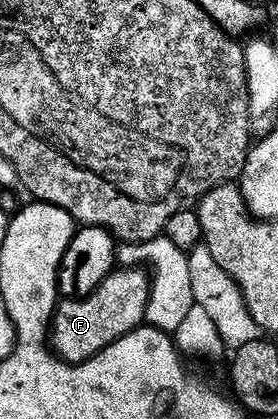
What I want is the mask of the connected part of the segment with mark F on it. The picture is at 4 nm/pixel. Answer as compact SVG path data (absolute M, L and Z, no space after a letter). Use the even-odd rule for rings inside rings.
M116 266L113 267L102 282L90 293L79 298L64 298L56 305L56 312L52 315L50 325L50 347L59 359L67 364L80 364L89 360L94 354L98 354L106 346L110 346L118 338L122 338L127 332L132 332L145 323L144 311L148 305L148 286L150 276L140 266Z

